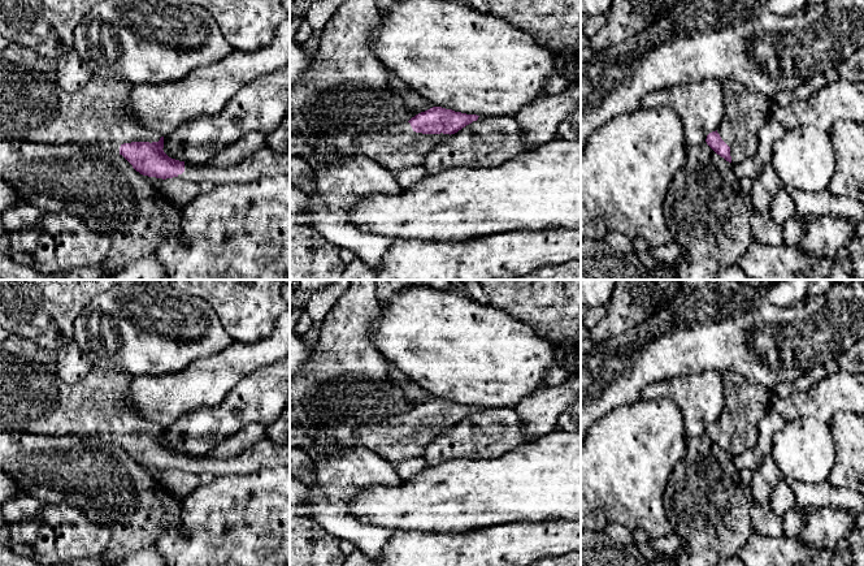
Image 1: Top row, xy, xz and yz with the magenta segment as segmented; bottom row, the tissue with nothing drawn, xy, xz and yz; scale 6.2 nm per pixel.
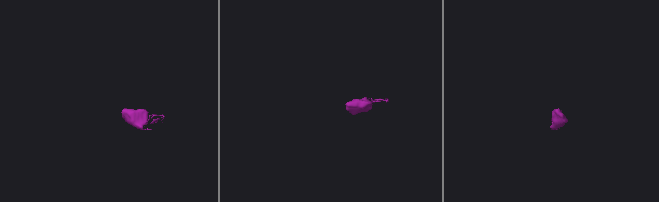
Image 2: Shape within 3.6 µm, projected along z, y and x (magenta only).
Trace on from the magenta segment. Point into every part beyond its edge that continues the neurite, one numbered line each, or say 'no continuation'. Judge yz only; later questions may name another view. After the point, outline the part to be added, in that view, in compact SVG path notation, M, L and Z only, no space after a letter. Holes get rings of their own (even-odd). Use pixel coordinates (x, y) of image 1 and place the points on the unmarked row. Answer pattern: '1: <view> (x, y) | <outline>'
1: yz (746, 402) | M738 373L720 375L724 381L725 409L717 424L730 438L731 455L735 457L756 448L759 423L774 394Z

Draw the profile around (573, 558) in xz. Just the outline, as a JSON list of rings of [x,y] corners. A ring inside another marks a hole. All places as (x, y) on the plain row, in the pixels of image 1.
[[[573,552],[560,557],[542,557],[529,566],[581,566],[581,553]]]

